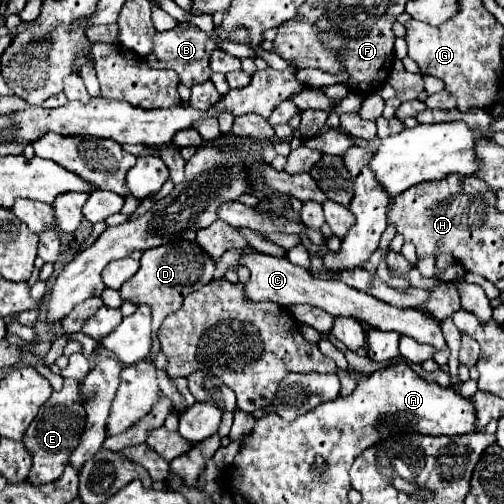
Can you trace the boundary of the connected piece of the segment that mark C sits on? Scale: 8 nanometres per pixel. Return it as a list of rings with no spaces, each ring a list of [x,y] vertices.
[[[247,255],[243,257],[245,267],[251,271],[251,281],[245,285],[243,297],[247,301],[273,301],[277,305],[289,307],[293,303],[309,303],[313,307],[319,307],[327,311],[333,317],[353,317],[359,321],[365,321],[371,327],[377,327],[381,331],[397,331],[401,335],[409,335],[419,343],[435,345],[435,349],[445,349],[447,343],[441,333],[441,323],[435,317],[427,317],[427,313],[419,313],[419,309],[399,309],[393,305],[387,305],[363,291],[351,289],[349,285],[341,281],[327,281],[327,279],[315,279],[307,269],[293,265],[287,257],[273,257],[273,255]]]

